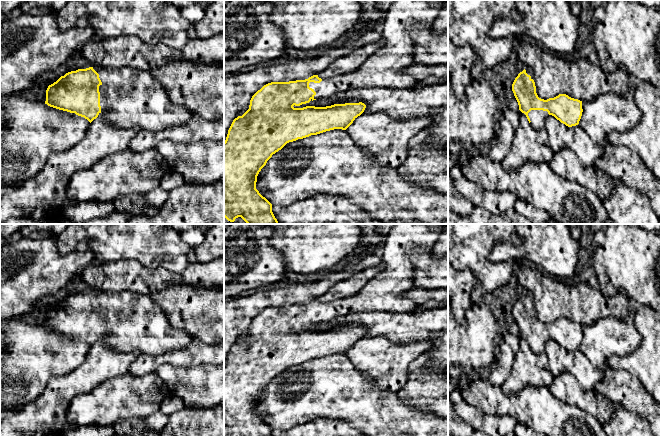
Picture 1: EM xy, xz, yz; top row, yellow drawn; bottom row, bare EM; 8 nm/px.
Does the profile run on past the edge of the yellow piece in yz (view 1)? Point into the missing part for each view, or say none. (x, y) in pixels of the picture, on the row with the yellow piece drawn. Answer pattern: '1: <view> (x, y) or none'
1: yz (538, 118)

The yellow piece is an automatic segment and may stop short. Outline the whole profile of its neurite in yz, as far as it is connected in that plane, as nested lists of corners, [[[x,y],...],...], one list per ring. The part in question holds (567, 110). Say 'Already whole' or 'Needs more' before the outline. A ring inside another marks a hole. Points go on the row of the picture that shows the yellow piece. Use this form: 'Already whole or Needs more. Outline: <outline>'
Needs more. Outline: [[[529,67],[518,74],[512,84],[512,91],[519,110],[524,113],[533,129],[544,129],[549,115],[568,127],[576,126],[582,116],[582,101],[559,94],[547,100],[536,93],[533,71]]]

